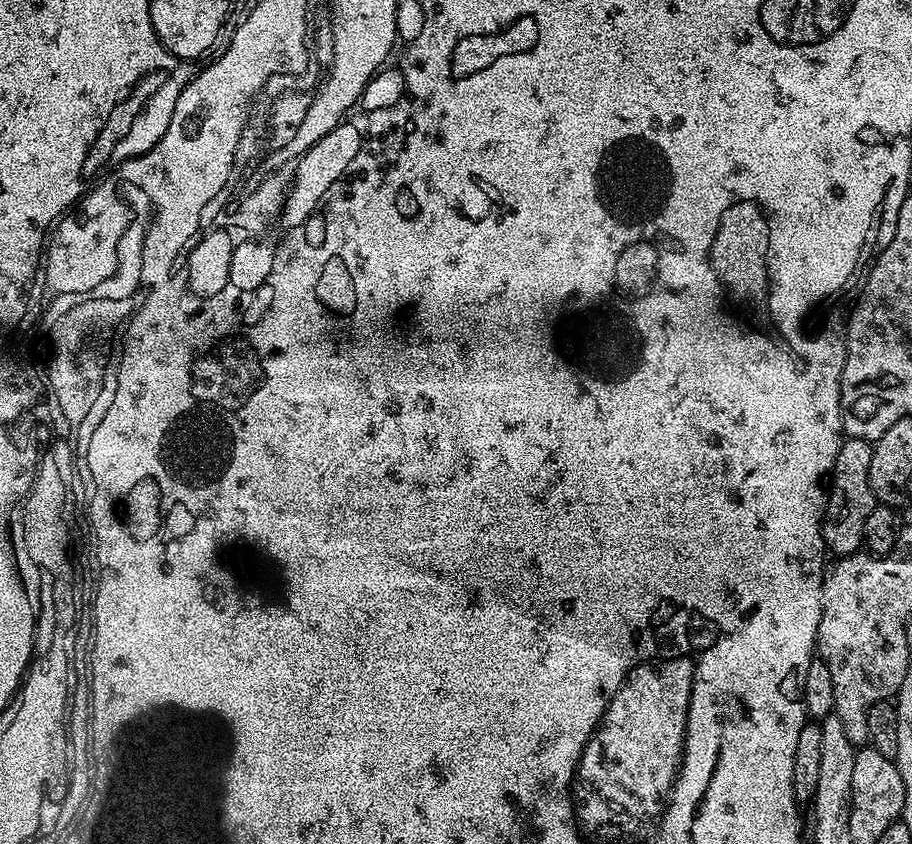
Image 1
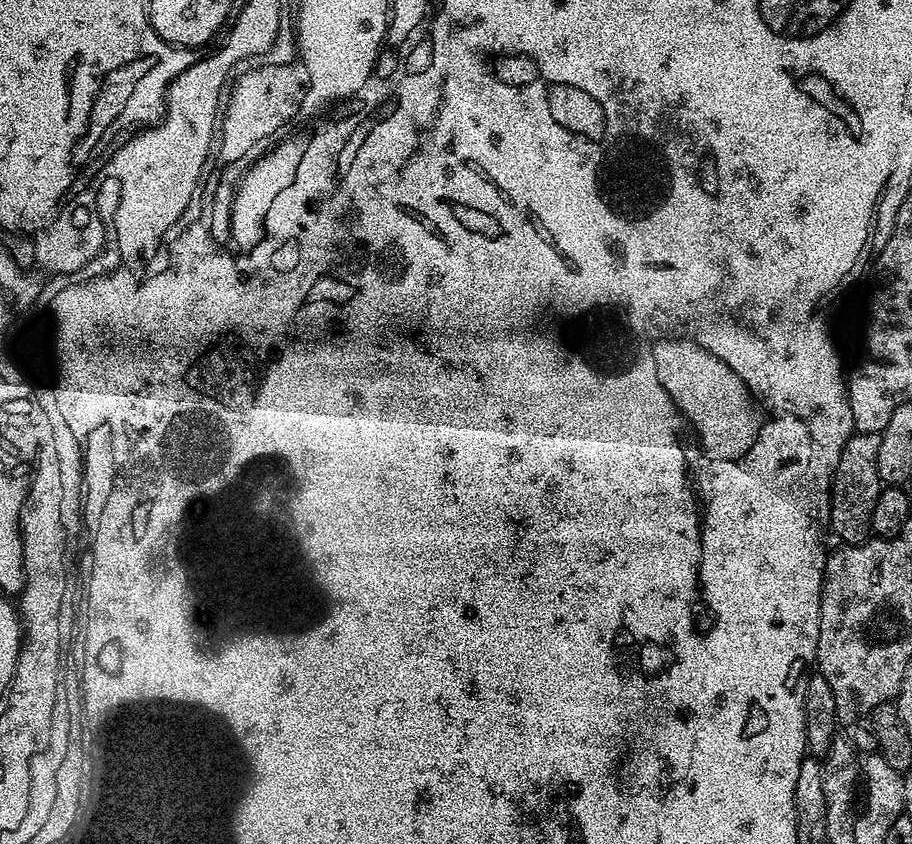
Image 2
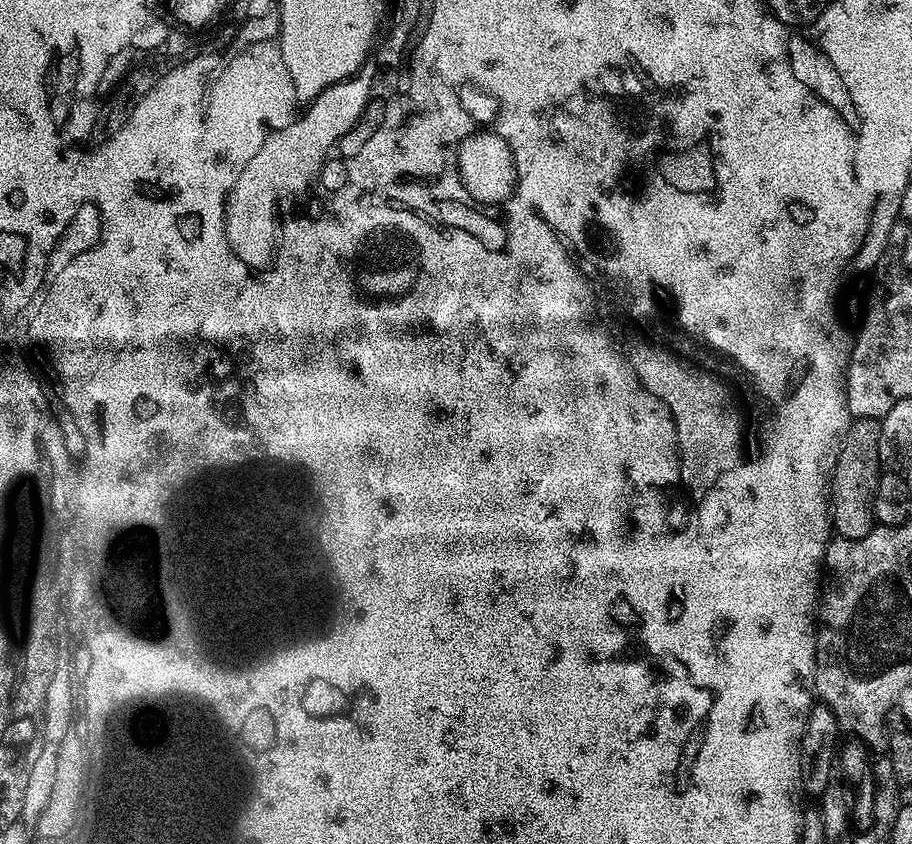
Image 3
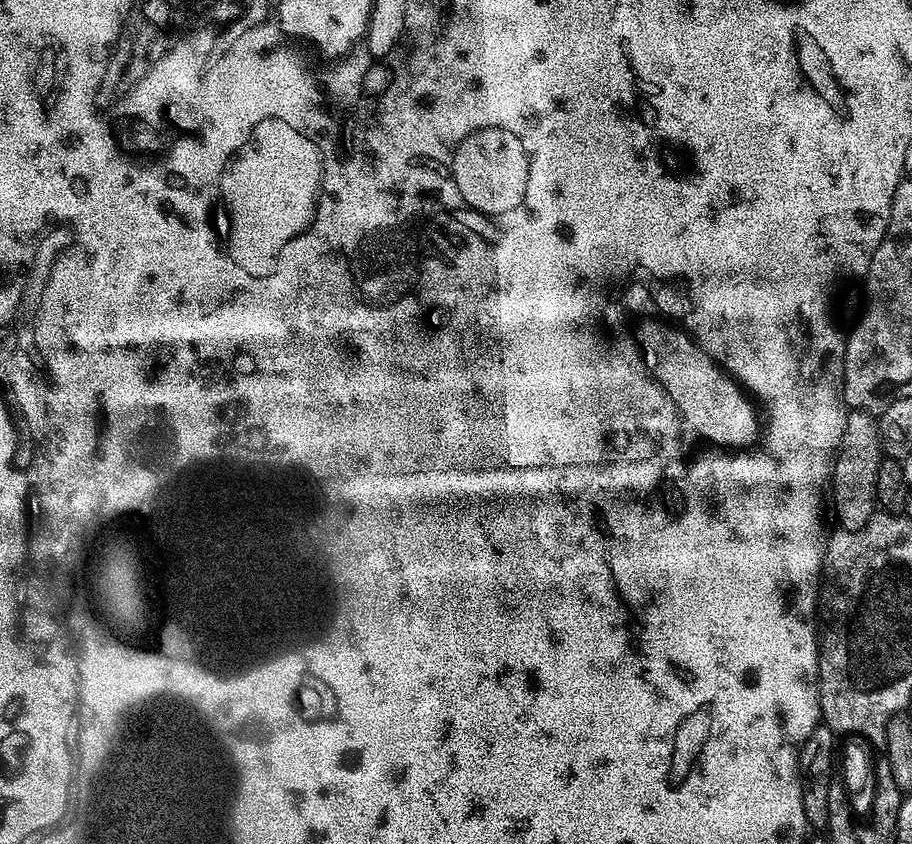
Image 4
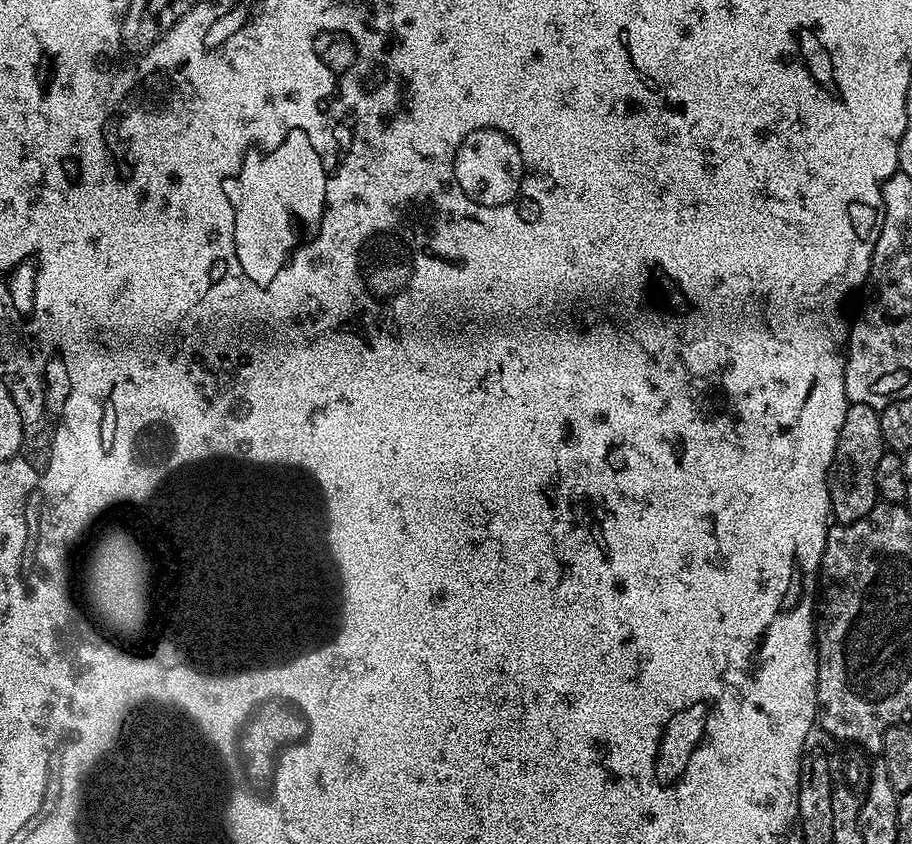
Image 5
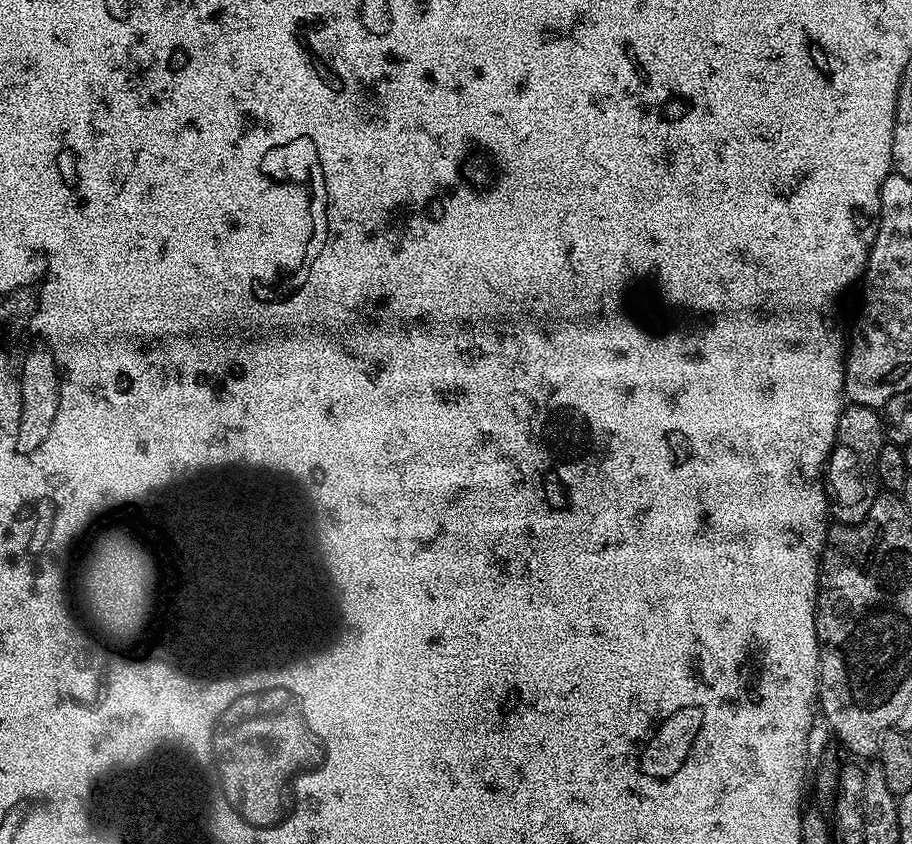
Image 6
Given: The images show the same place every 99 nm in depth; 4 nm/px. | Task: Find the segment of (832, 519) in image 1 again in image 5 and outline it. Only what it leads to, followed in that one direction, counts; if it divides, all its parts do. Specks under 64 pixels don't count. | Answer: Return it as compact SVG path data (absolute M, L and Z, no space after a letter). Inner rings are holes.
M849 403L838 438L834 461L834 483L830 488L832 516L835 523L858 522L866 514L870 514L870 510L878 503L874 474L878 471L878 458L882 458L885 450L879 411L865 404Z

